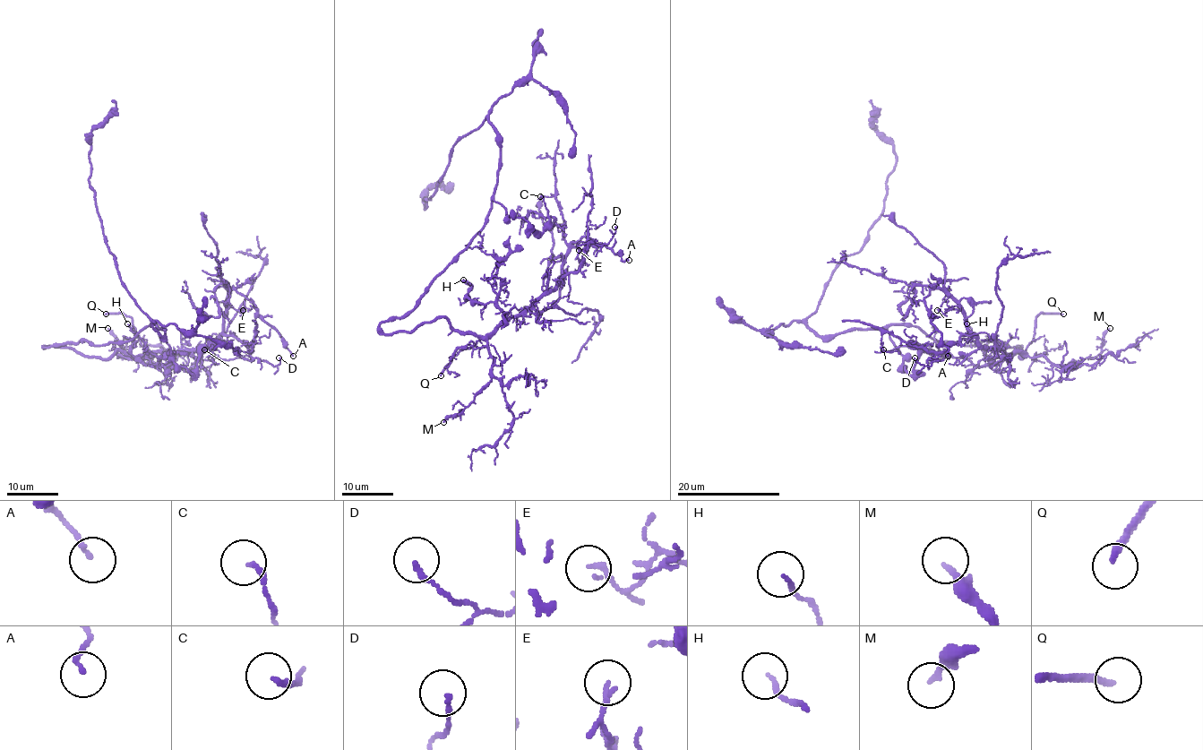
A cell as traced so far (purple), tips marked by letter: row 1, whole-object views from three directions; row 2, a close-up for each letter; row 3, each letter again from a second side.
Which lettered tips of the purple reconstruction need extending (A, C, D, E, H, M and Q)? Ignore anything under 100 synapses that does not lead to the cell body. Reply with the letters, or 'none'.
Q

